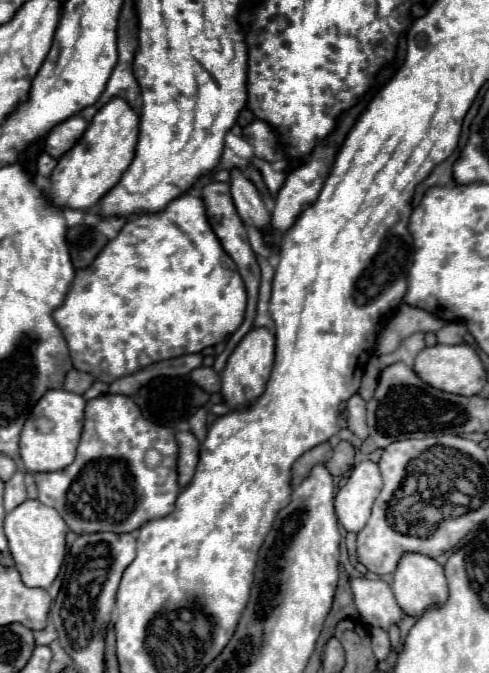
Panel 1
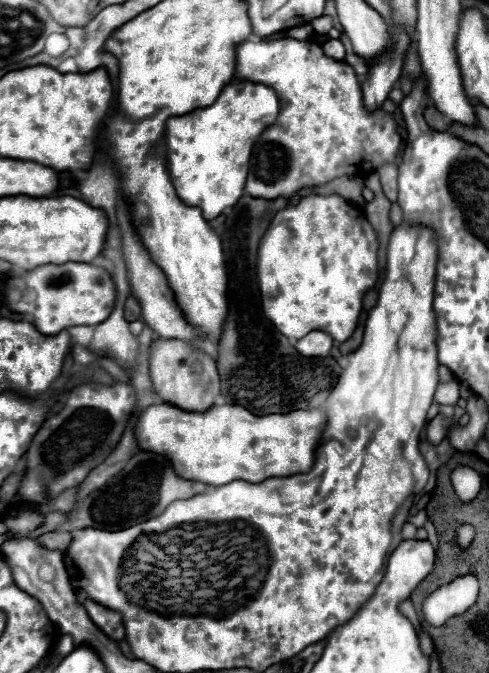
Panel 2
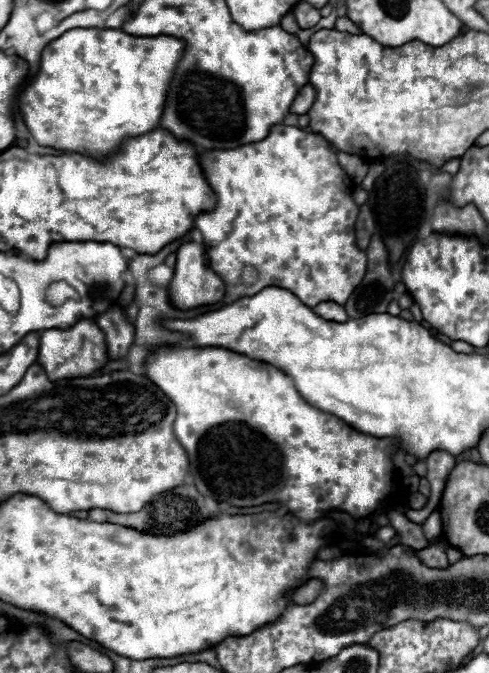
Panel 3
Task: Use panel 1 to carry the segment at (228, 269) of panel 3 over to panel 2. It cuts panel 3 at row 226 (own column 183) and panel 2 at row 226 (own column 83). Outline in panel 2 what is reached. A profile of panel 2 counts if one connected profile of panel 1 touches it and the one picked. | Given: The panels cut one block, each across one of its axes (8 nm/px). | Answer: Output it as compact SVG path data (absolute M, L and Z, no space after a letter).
M312 194L302 198L296 206L280 210L272 218L258 246L256 274L264 316L278 328L280 334L286 334L290 340L298 340L310 330L322 330L330 334L334 342L342 344L354 334L362 312L362 298L376 284L374 254L378 254L378 240L364 212L340 196Z

